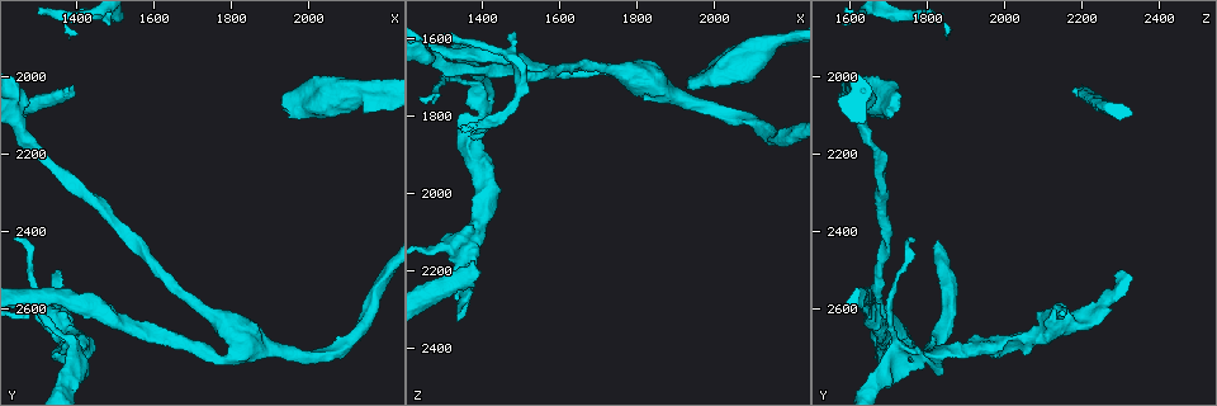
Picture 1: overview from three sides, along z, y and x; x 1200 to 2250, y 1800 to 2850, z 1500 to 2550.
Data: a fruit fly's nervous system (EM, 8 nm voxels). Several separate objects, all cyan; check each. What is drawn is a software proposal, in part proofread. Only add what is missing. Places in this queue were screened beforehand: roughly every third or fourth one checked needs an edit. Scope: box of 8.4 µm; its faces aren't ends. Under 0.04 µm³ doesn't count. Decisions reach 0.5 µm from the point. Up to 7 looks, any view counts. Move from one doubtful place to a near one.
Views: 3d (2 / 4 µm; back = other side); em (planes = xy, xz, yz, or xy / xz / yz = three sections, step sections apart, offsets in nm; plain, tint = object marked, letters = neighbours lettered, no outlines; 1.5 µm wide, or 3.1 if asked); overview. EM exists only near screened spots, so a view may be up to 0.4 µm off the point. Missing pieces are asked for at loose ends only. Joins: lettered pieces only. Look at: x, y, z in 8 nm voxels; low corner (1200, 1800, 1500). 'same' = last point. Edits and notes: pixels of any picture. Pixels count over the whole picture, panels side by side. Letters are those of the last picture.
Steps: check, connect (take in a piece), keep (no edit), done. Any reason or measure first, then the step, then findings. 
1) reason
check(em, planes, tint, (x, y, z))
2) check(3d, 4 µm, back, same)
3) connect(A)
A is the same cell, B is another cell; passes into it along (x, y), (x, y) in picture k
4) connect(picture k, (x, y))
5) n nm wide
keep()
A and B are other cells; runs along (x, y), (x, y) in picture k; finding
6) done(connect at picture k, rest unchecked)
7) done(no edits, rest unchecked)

an open end
check(3d, 4 µm, (1360, 2500, 2305))

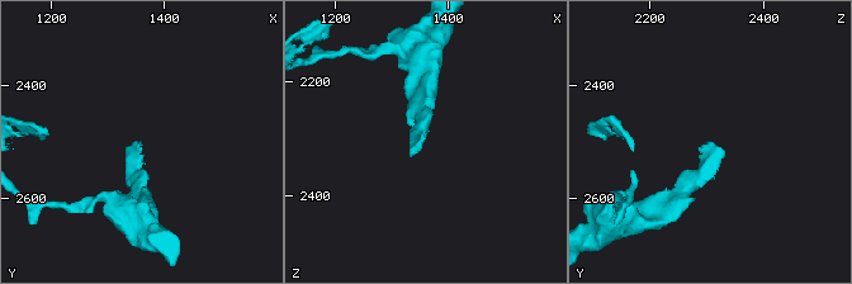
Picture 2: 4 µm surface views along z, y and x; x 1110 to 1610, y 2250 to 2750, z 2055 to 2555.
need the tissue
check(em, xz, step 4, letters, (1360, 2505, 2300))

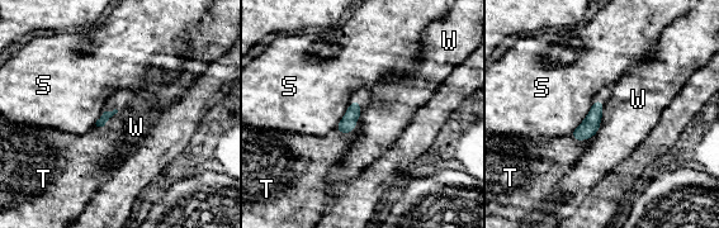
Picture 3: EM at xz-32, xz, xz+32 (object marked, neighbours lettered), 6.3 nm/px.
check(em, planes, letters, same)

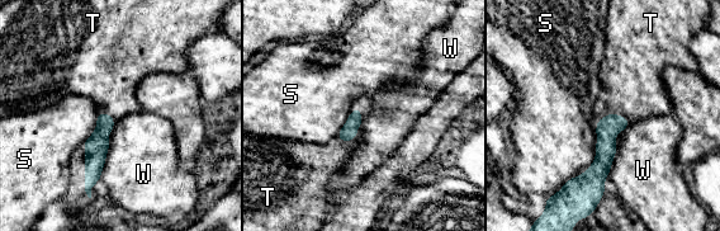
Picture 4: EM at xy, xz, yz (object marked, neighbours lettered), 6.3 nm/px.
100 nm wide
connect(T)
T is the same cell, S and W are other cells; passes into it along (96, 145), (108, 114), (109, 75) in picture 4; the neuron continues

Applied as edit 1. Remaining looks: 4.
free end
check(em, planes, plain, (1380, 2040, 2180))

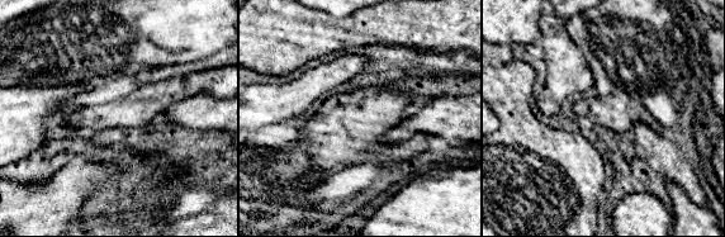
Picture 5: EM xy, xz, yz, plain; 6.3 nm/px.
check(em, planes, letters, same)

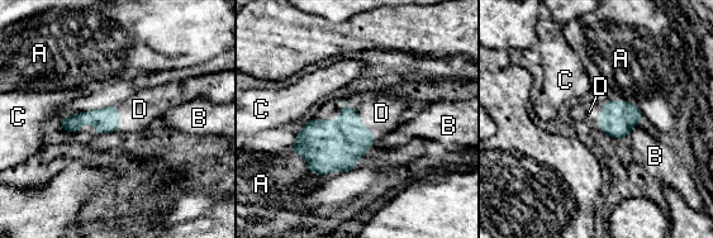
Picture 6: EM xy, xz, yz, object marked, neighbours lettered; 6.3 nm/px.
140 nm wide
connect(D)
D is the same cell, A, B and C are other cells; passes into it along (337, 144), (375, 138), (381, 113) in picture 6; it goes on there

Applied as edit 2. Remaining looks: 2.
done(connect at picture 4, connect at picture 6, rest unchecked)

